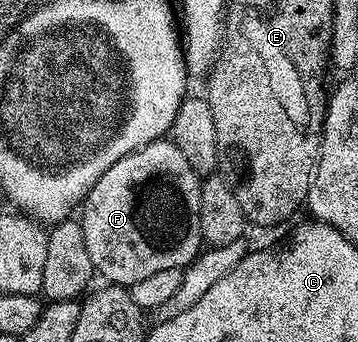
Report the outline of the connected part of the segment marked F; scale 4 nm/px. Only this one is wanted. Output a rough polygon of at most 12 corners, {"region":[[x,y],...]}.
{"region":[[172,140],[96,180],[88,256],[129,288],[204,246],[203,179]]}

